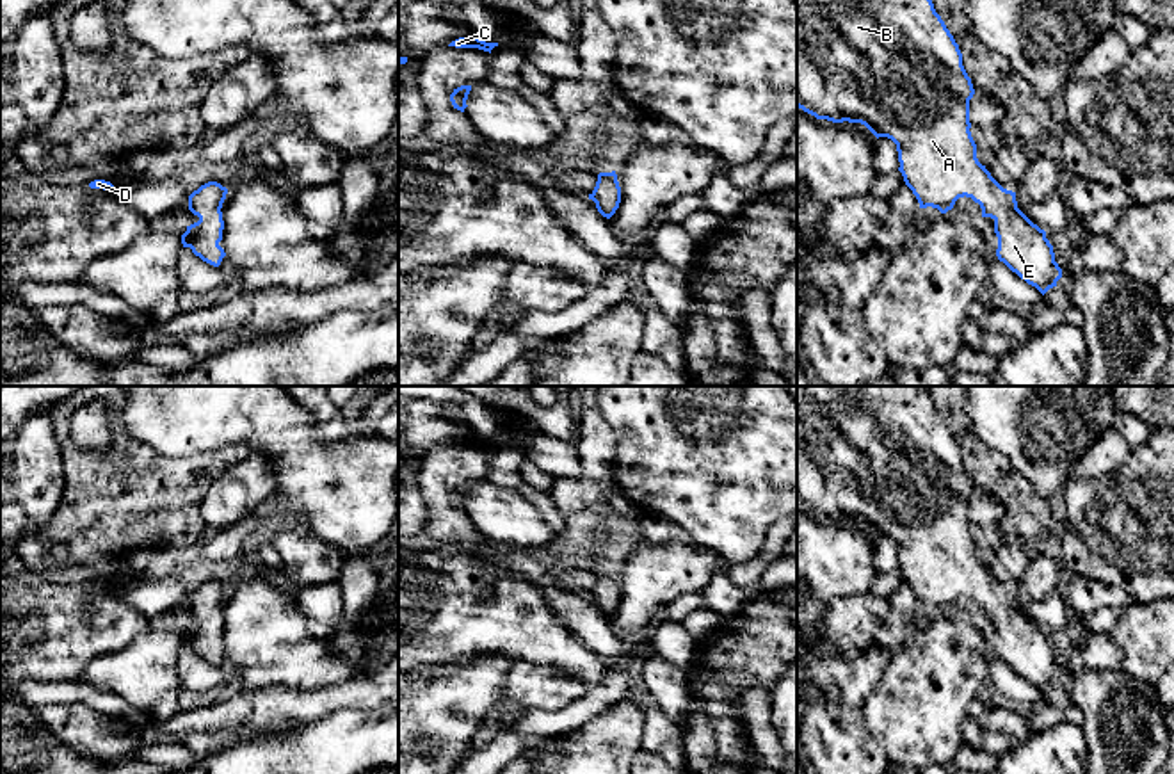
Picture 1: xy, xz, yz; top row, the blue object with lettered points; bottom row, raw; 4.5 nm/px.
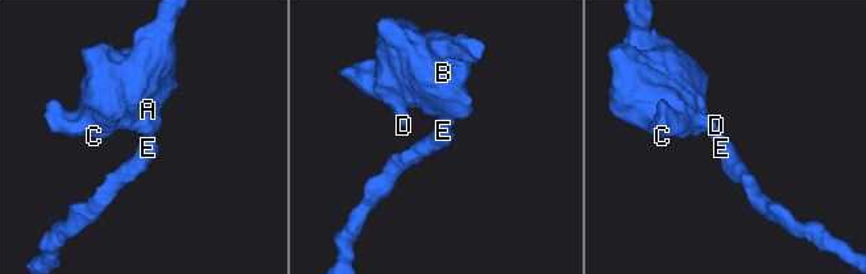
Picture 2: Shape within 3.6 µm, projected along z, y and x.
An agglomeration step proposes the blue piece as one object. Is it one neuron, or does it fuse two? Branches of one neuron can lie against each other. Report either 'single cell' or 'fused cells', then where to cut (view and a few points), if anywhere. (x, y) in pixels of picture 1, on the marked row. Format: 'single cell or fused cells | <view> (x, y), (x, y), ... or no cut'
single cell | no cut

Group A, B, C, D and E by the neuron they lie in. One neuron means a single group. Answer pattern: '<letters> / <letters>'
A B C D E

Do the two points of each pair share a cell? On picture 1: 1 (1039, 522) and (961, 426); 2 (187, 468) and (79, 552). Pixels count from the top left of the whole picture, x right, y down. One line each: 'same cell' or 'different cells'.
1: same cell
2: same cell

